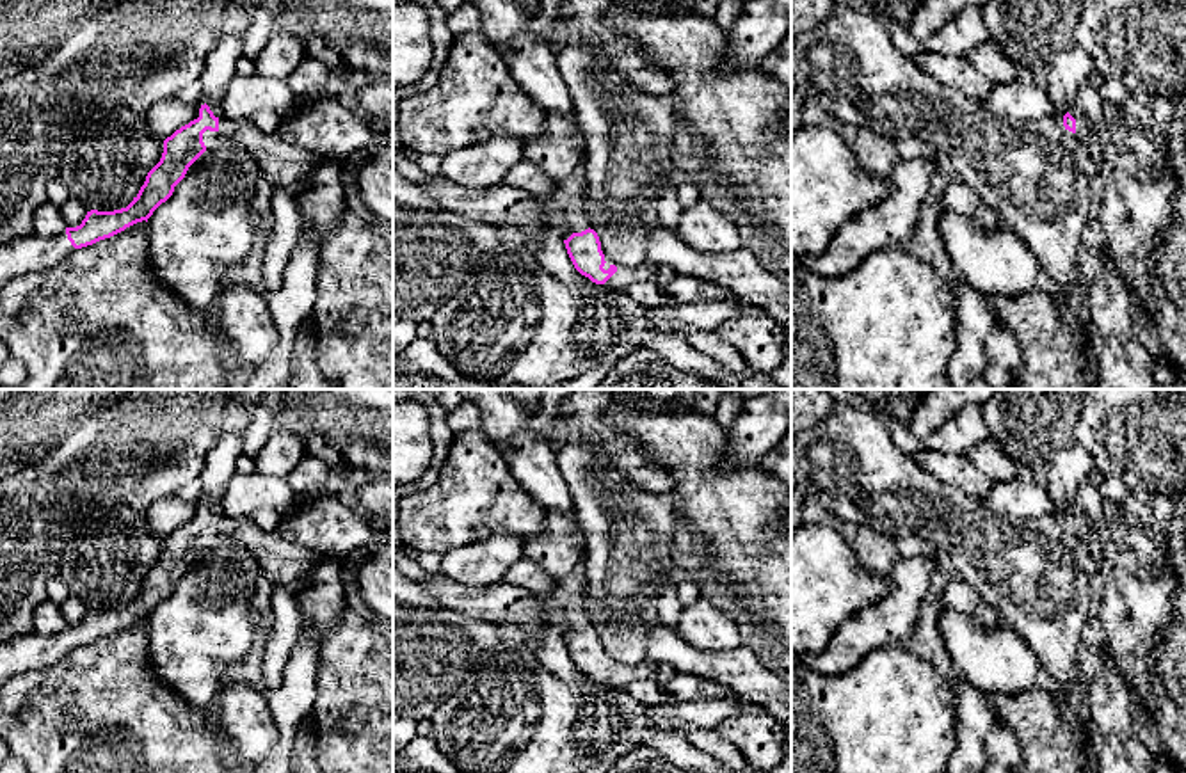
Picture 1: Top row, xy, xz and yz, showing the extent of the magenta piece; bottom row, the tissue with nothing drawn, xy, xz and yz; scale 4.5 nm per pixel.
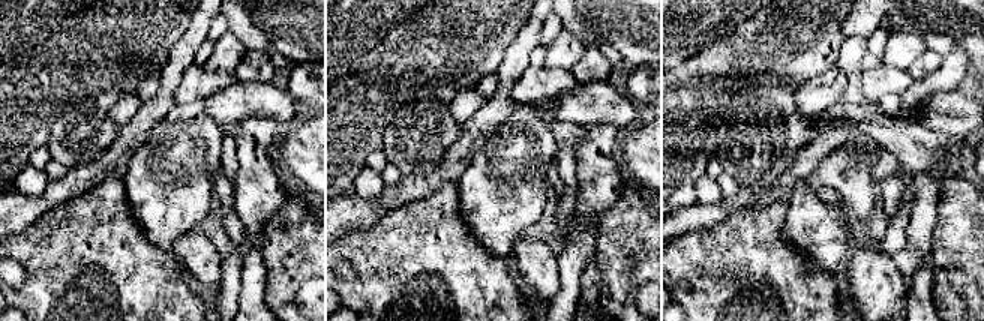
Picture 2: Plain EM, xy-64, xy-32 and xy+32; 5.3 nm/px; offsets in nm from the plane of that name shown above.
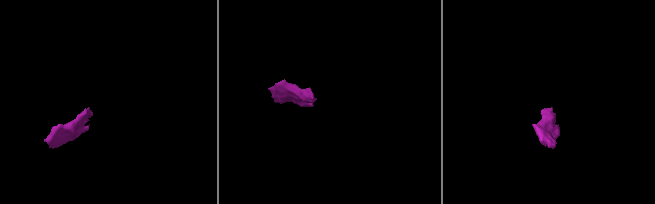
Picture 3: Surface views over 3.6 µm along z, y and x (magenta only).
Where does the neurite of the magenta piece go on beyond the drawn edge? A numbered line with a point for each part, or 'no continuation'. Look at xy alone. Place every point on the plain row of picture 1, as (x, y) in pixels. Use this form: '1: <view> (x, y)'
1: xy (283, 562)
2: xy (32, 651)

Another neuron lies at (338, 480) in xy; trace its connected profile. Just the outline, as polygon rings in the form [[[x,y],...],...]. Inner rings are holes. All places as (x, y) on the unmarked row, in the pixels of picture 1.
[[[341,458],[338,467],[331,469],[329,480],[304,496],[293,496],[293,501],[283,510],[286,512],[290,506],[299,505],[301,501],[313,499],[313,498],[338,498],[349,487],[349,462]]]

